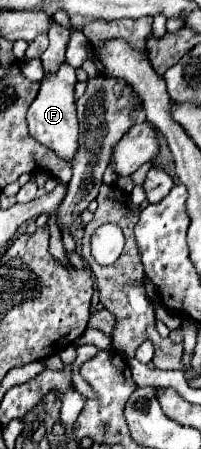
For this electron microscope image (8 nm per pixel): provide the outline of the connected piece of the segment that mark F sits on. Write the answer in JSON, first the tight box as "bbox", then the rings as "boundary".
{"bbox":[28,64,78,162],"boundary":[[[62,64],[60,70],[42,80],[36,100],[28,110],[28,128],[30,134],[44,146],[52,148],[62,160],[72,162],[74,152],[78,150],[78,120],[76,120],[76,100],[74,100],[76,74],[70,64]]]}

